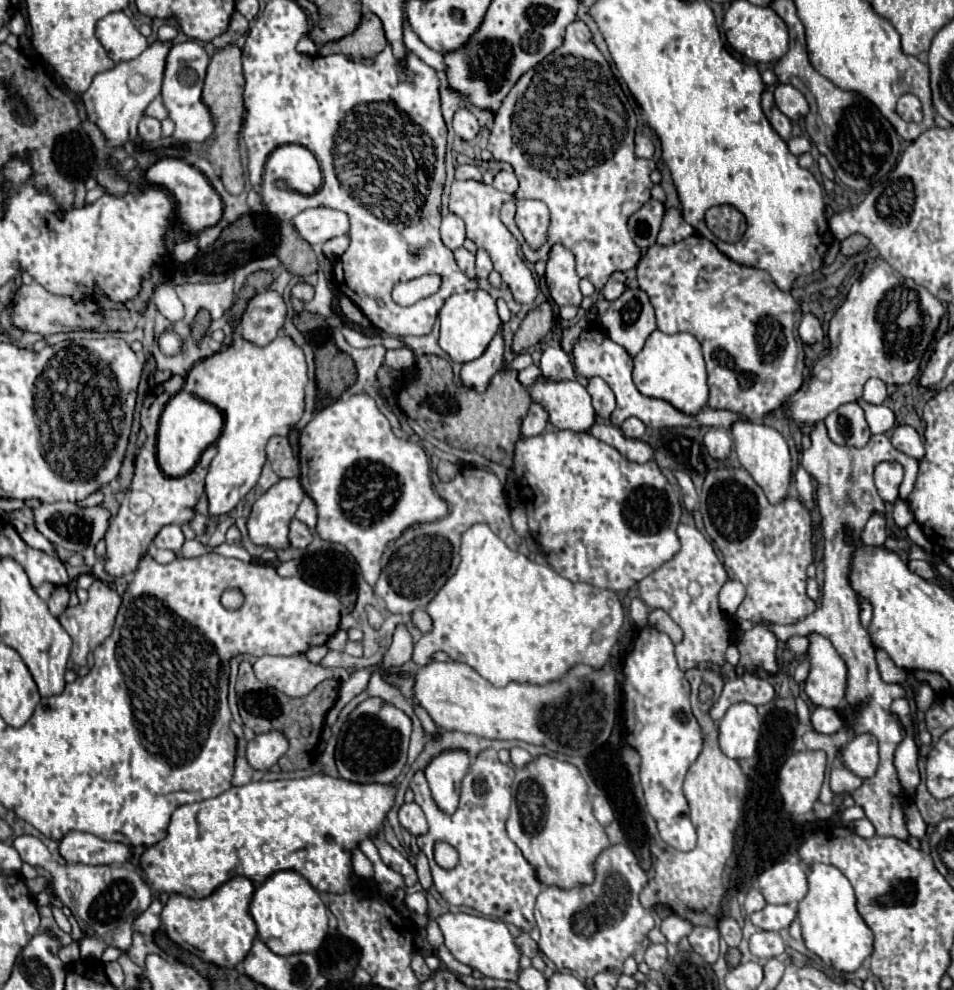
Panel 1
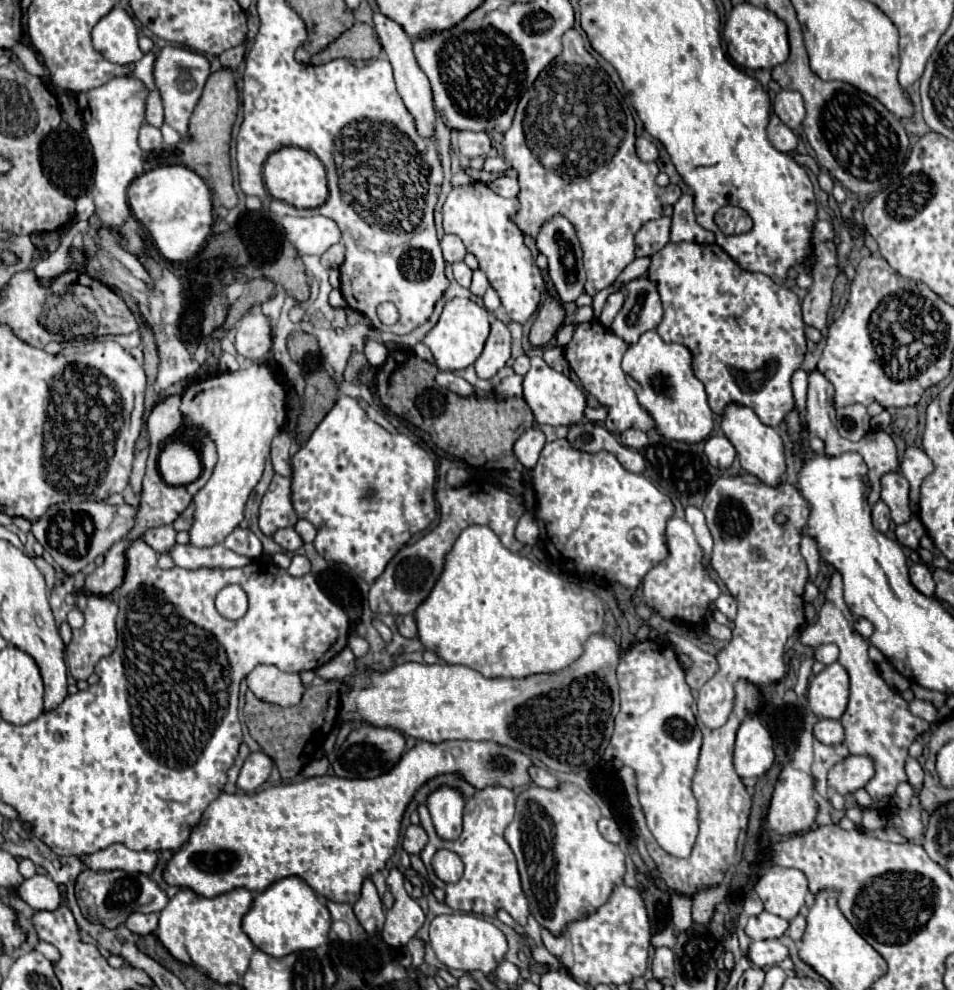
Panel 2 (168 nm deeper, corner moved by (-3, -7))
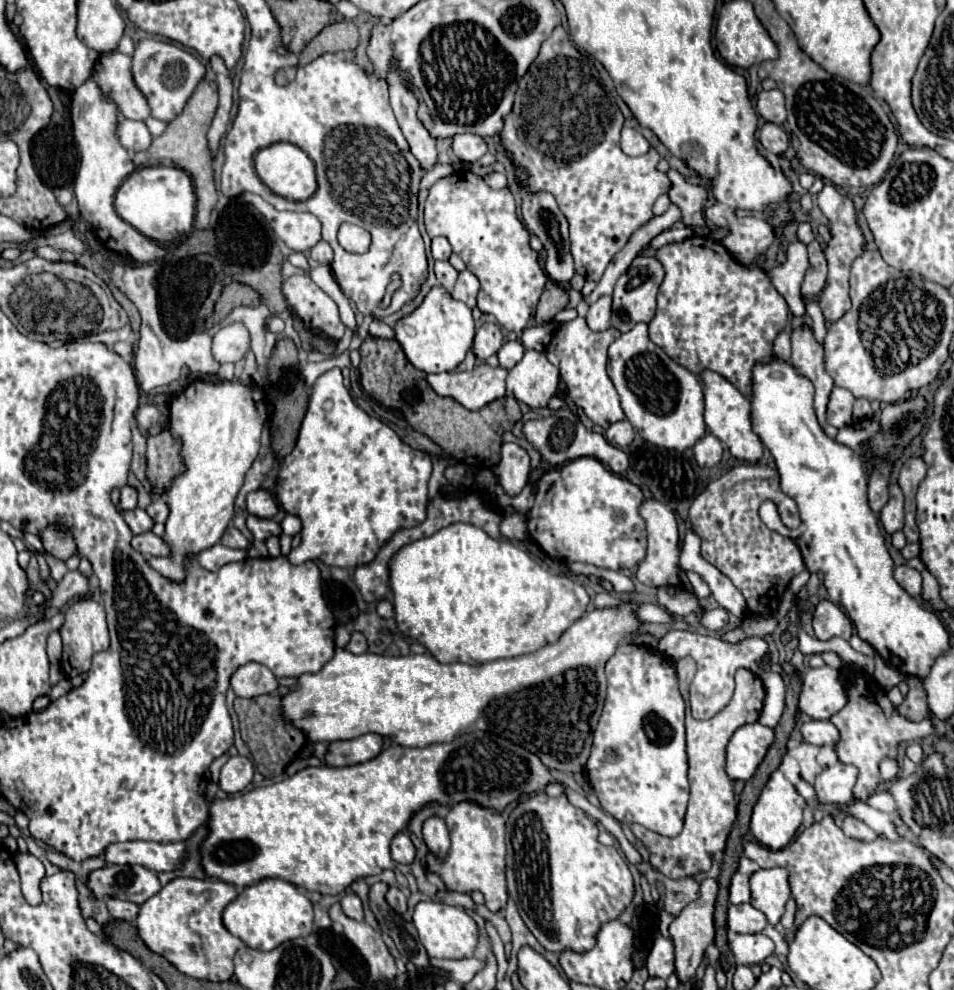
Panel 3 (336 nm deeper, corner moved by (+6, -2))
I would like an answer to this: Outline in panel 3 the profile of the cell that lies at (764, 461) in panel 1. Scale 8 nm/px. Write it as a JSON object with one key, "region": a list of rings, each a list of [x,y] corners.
{"region":[[[704,370],[702,384],[704,384],[704,398],[706,398],[704,418],[706,418],[706,426],[710,428],[710,432],[728,446],[728,450],[734,458],[744,460],[744,462],[752,462],[752,464],[760,462],[764,456],[764,444],[756,436],[756,432],[752,430],[750,400],[746,396],[742,396],[728,380],[718,376],[716,372]]]}

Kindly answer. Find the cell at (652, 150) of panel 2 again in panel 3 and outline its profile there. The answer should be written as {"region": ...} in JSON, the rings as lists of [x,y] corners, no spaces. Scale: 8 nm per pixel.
{"region":[[[622,128],[622,138],[620,138],[620,148],[628,156],[642,156],[650,150],[648,140],[636,132],[634,128]]]}

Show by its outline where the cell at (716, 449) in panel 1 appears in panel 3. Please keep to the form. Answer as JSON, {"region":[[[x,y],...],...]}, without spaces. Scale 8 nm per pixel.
{"region":[[[706,434],[694,444],[694,456],[700,466],[714,466],[722,458],[722,444],[716,436]]]}

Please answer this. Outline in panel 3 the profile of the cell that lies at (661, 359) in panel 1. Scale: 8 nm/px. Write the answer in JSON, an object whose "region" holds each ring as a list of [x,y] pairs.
{"region":[[[636,324],[608,350],[608,374],[620,394],[622,410],[636,432],[660,448],[686,450],[704,436],[704,392],[698,378],[648,338],[648,326]]]}

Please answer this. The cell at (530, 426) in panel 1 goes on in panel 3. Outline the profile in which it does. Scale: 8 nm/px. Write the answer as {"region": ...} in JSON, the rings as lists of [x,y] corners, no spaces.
{"region":[[[504,442],[502,444],[502,460],[494,468],[494,472],[500,476],[502,488],[508,494],[518,494],[526,486],[528,474],[530,474],[530,456],[528,456],[528,452],[518,444]]]}

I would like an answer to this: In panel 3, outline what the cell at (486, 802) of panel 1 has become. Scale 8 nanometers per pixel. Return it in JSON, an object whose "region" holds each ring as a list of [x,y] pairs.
{"region":[[[472,800],[454,804],[445,817],[451,839],[450,852],[446,858],[436,858],[428,852],[424,866],[438,874],[448,890],[456,892],[482,892],[490,912],[502,912],[508,902],[506,876],[504,876],[504,816],[494,808],[484,808]]]}

